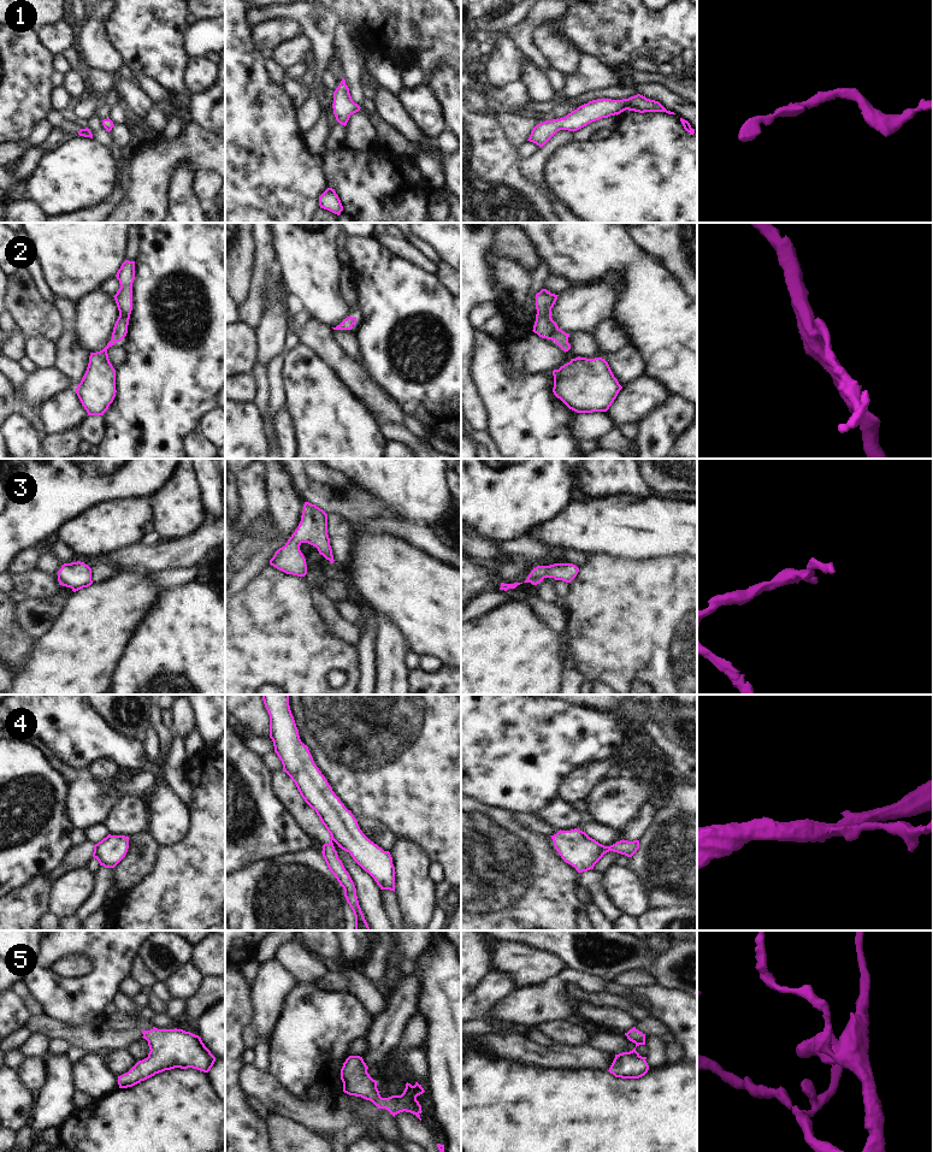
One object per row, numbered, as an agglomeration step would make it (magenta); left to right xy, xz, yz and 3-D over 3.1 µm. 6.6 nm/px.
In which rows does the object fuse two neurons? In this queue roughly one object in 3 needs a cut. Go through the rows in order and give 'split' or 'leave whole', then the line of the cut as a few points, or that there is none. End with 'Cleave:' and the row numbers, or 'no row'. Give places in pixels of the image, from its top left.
1: leave whole; no cut
2: leave whole; no cut
3: leave whole; no cut
4: split; cut in yz along (602, 845), (606, 852)
5: leave whole; no cut
Cleave: 4

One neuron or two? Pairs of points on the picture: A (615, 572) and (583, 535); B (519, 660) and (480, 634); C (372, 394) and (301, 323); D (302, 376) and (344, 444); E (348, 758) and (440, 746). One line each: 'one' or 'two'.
A: two
B: one
C: one
D: one
E: one

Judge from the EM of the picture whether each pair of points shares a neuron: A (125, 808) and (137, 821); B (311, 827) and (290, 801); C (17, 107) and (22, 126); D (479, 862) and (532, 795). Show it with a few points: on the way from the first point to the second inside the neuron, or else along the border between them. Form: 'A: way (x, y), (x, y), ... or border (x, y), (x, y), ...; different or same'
A: way (128, 811), (134, 817); same
B: way (308, 821), (296, 807); same
C: way (17, 112), (17, 122); same
D: border (489, 805), (507, 808), (517, 814); different

